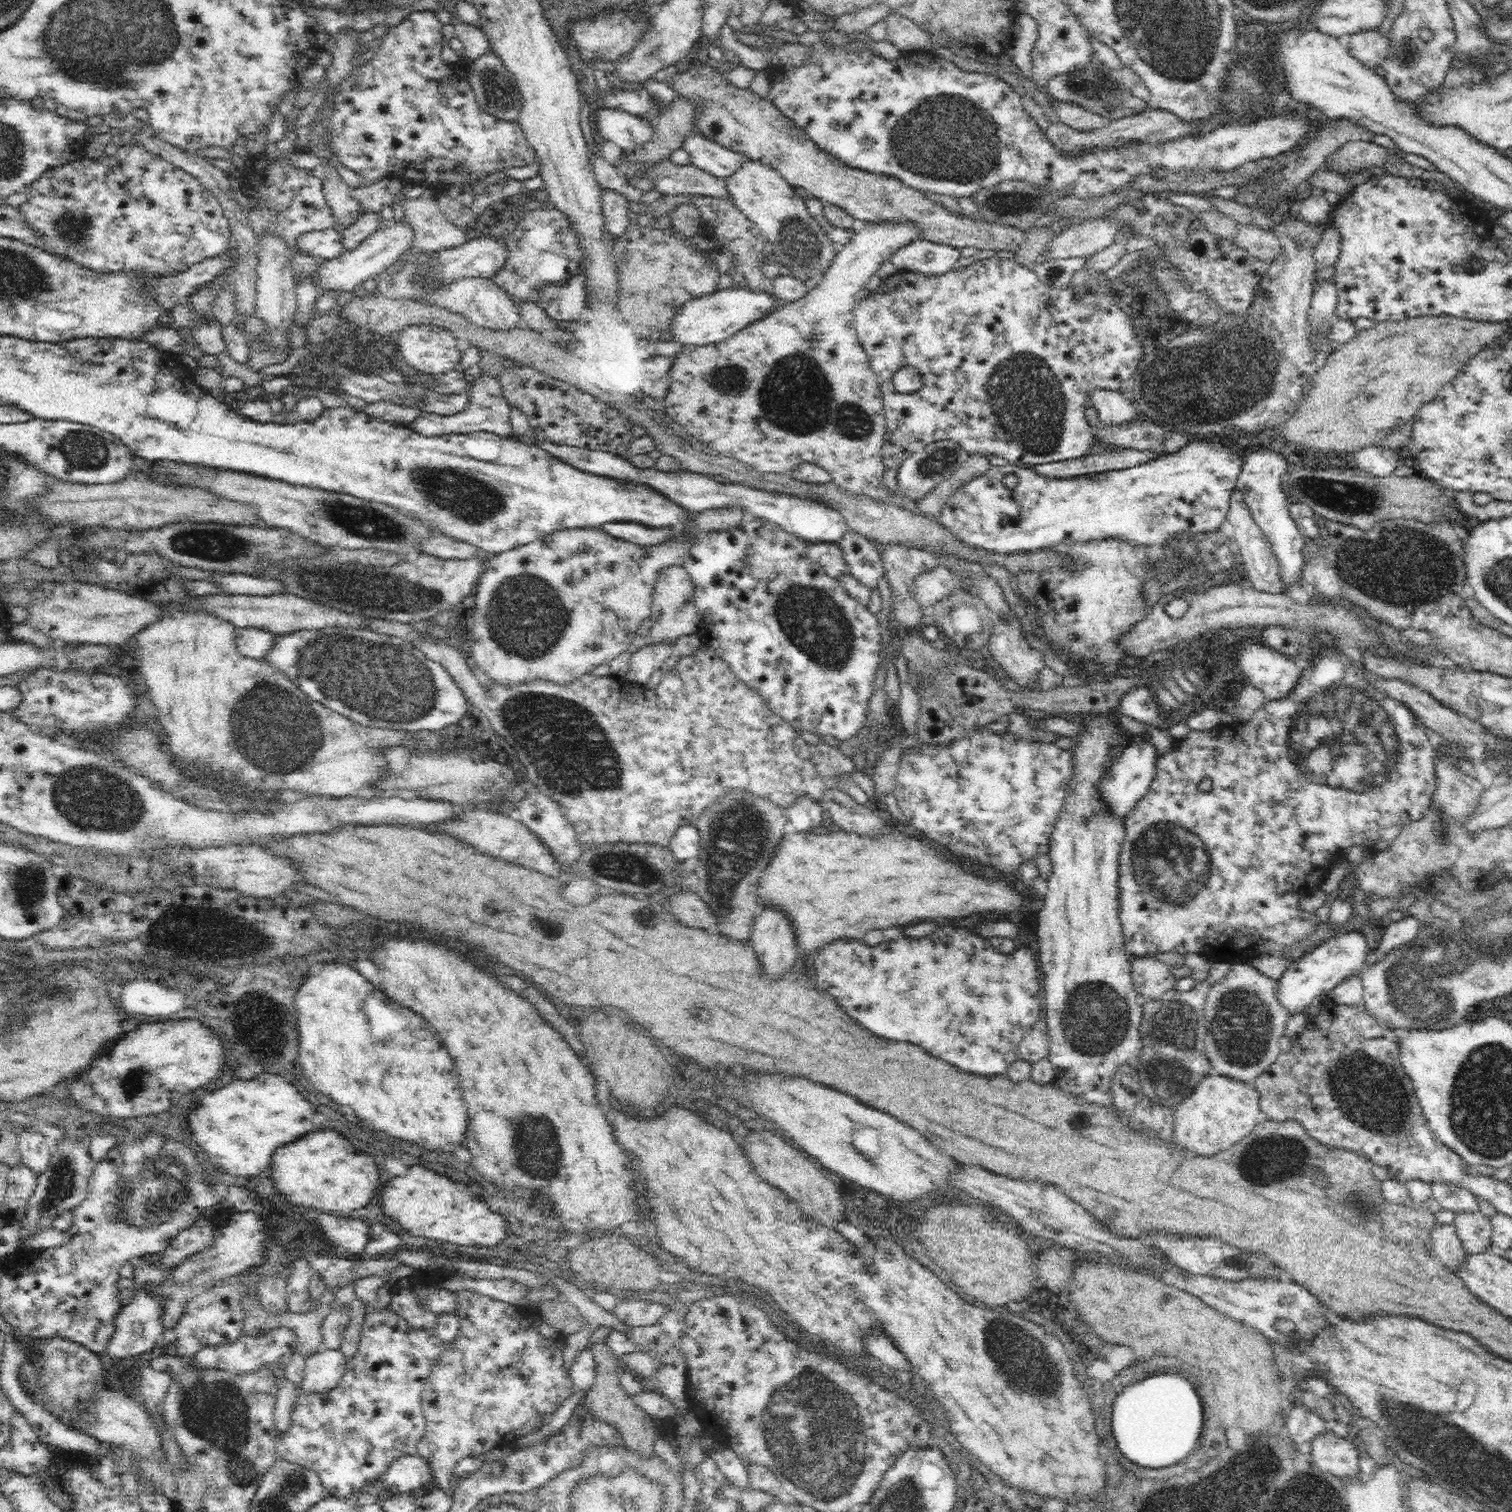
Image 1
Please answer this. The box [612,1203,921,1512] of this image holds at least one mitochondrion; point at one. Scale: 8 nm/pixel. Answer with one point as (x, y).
(815, 1433)

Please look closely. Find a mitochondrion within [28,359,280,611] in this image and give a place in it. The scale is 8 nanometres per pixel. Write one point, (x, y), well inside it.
(86, 450)

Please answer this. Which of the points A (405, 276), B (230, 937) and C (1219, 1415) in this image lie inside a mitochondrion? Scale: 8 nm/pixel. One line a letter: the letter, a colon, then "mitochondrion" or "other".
A: mitochondrion
B: mitochondrion
C: other

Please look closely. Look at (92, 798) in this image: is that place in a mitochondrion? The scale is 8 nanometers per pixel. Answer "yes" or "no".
yes

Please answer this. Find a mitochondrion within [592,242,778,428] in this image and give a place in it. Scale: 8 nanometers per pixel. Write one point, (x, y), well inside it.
(726, 378)

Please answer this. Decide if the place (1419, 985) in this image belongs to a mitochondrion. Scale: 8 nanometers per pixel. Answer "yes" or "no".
yes

